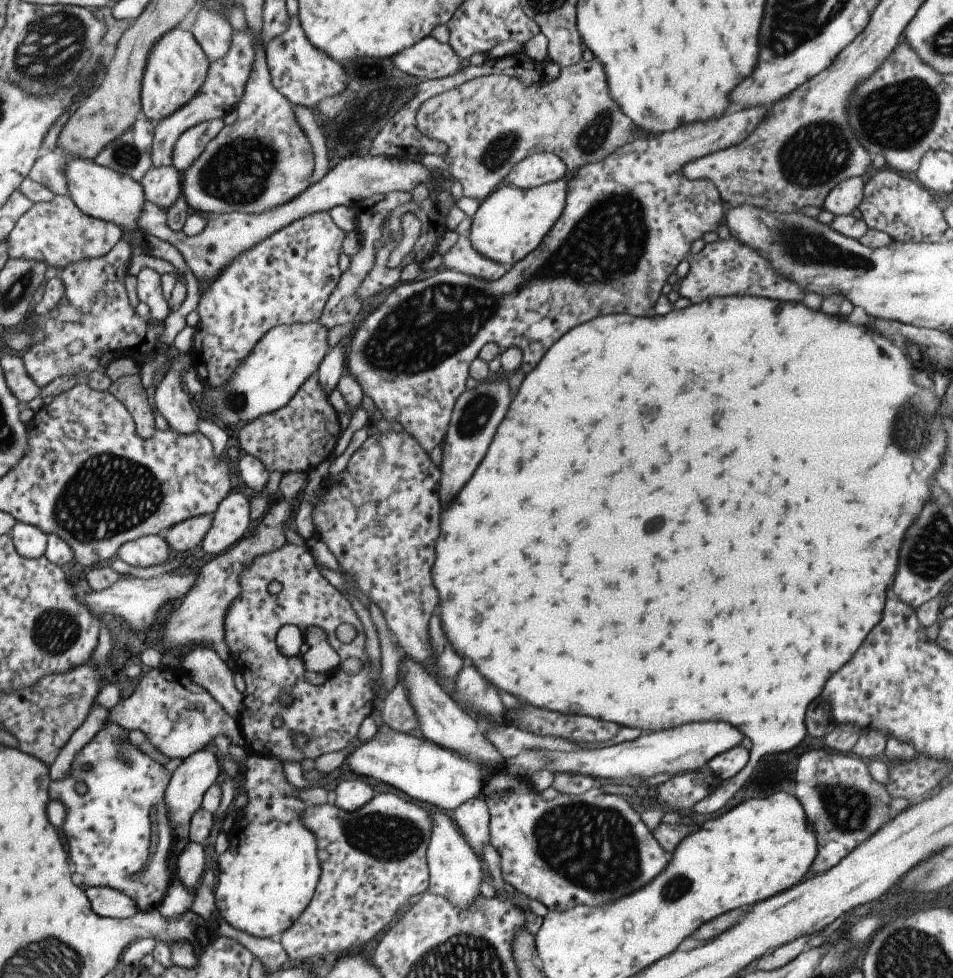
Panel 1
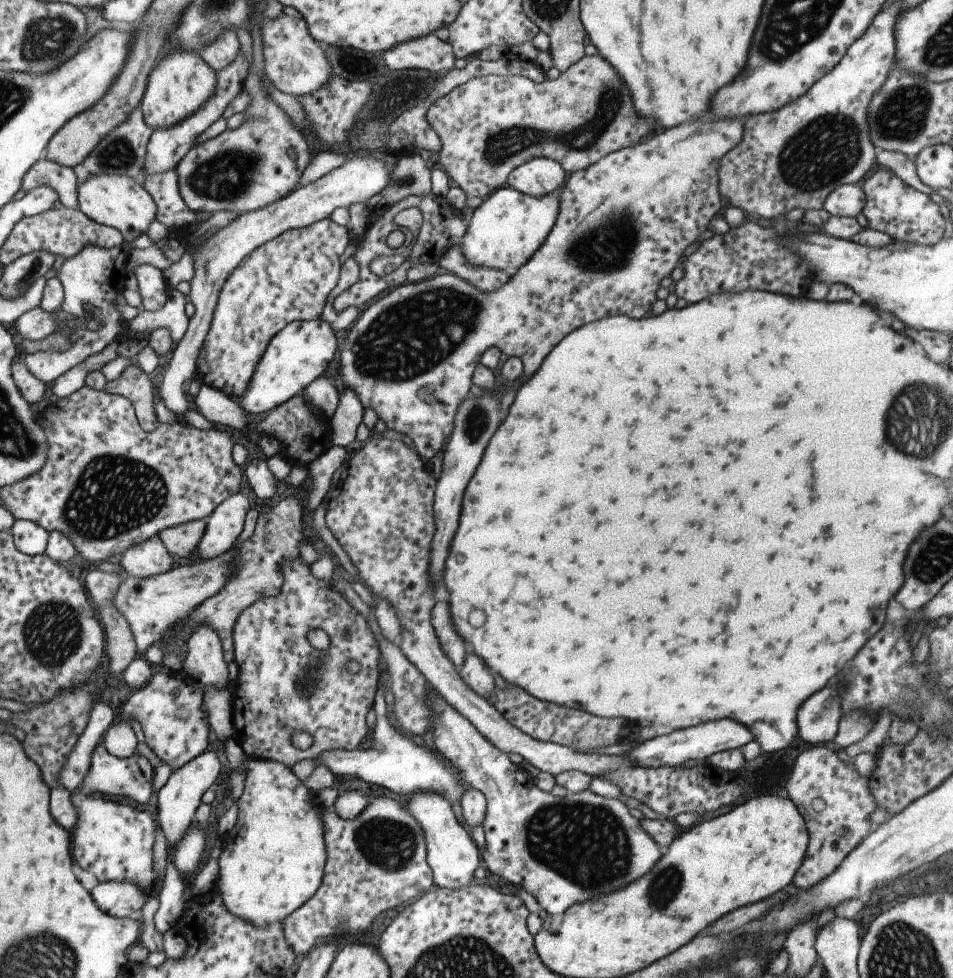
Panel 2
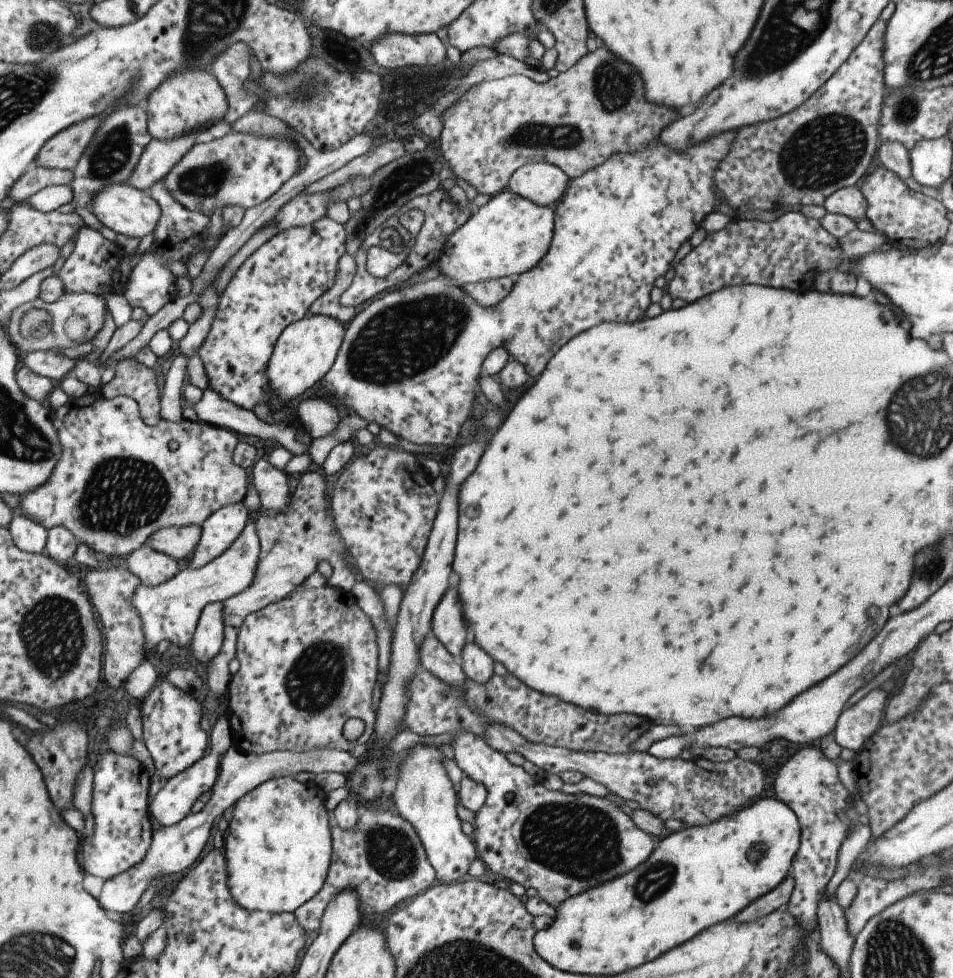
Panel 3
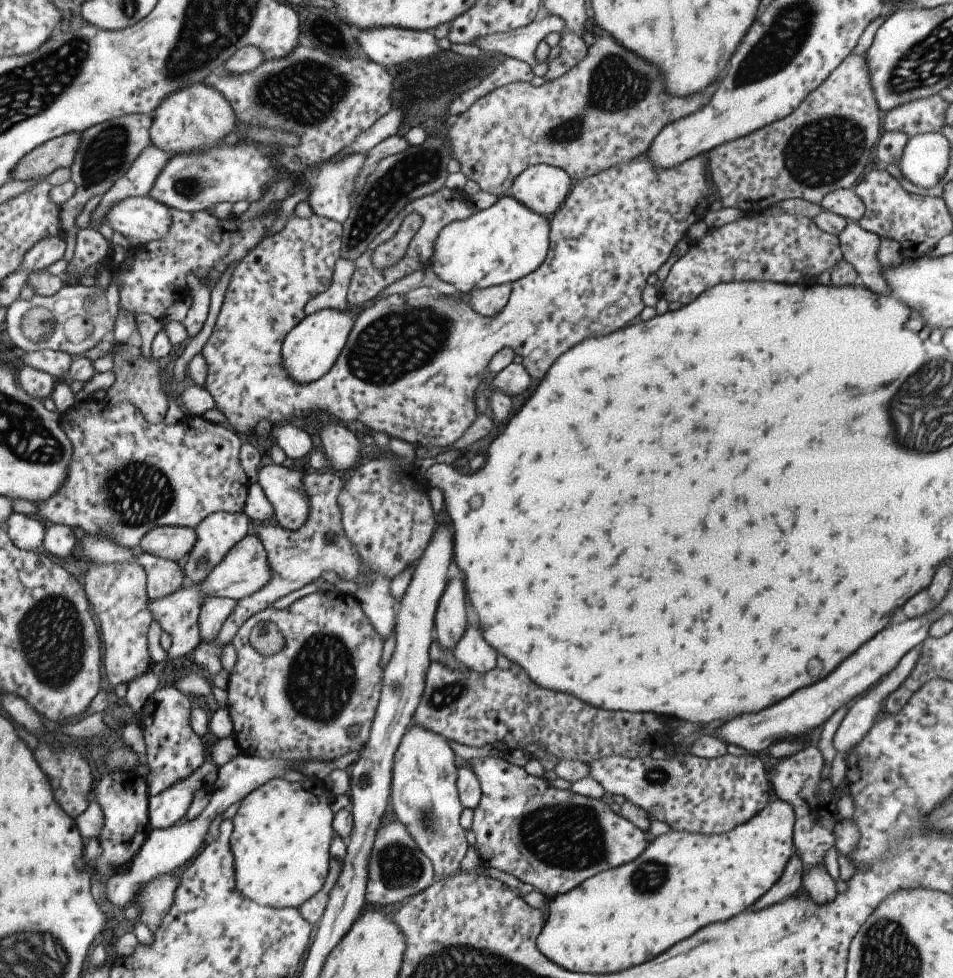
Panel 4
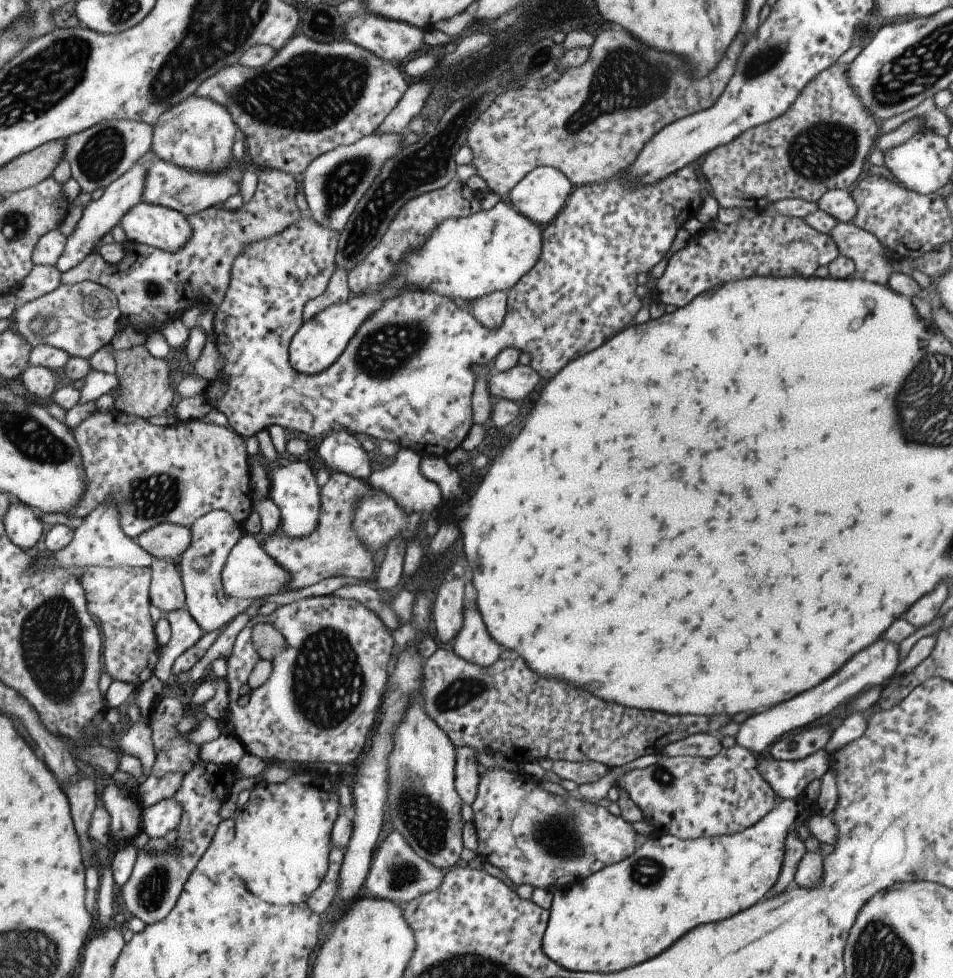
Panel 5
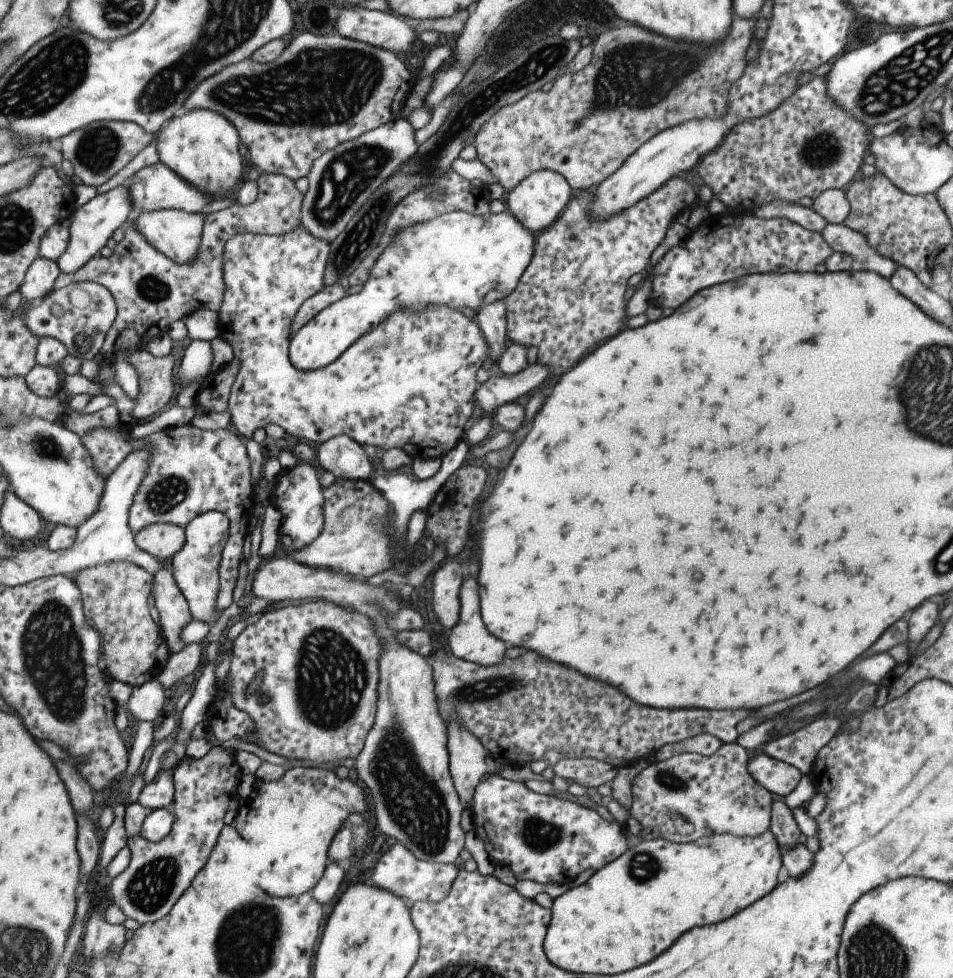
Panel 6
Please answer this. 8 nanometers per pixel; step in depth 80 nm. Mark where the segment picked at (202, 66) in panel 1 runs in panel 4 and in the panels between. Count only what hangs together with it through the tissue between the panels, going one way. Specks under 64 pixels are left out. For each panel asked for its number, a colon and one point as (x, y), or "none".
2: (182, 83)
3: (188, 99)
4: (198, 118)

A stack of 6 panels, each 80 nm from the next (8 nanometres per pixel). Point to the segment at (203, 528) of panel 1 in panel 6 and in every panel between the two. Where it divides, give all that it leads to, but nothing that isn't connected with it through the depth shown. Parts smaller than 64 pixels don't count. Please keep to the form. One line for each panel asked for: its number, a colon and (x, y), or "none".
2: (181, 541)
3: (179, 543)
4: (171, 542)
5: (168, 541)
6: (163, 540)

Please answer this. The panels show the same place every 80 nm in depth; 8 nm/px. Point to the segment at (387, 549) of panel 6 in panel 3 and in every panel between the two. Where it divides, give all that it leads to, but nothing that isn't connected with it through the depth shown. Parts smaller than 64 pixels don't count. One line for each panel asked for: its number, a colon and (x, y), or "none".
3: (292, 544)
4: (296, 558)
5: (333, 549)

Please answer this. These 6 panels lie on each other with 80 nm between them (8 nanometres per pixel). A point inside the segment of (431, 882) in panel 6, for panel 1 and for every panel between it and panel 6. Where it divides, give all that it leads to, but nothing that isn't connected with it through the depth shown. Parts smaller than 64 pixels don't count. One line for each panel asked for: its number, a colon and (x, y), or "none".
1: (372, 860)
2: (376, 862)
3: (380, 857)
4: (397, 869)
5: (396, 872)

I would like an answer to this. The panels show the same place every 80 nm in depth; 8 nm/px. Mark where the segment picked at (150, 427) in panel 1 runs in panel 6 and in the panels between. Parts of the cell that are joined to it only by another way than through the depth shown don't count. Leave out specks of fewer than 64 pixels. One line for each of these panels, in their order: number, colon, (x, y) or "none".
2: (135, 384)
3: (134, 380)
4: (138, 379)
5: (146, 393)
6: (155, 374)

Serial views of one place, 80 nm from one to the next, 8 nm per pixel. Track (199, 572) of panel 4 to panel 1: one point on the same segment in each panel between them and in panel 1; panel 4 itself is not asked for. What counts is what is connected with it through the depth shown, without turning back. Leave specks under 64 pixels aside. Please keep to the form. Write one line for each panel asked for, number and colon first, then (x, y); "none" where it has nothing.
1: (231, 519)
2: (225, 527)
3: (219, 532)

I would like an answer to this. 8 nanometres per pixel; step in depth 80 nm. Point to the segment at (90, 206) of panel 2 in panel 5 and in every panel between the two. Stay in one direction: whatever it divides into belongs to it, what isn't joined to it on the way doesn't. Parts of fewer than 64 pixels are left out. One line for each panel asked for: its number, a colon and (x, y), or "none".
3: (130, 212)
4: (142, 220)
5: (166, 229)

